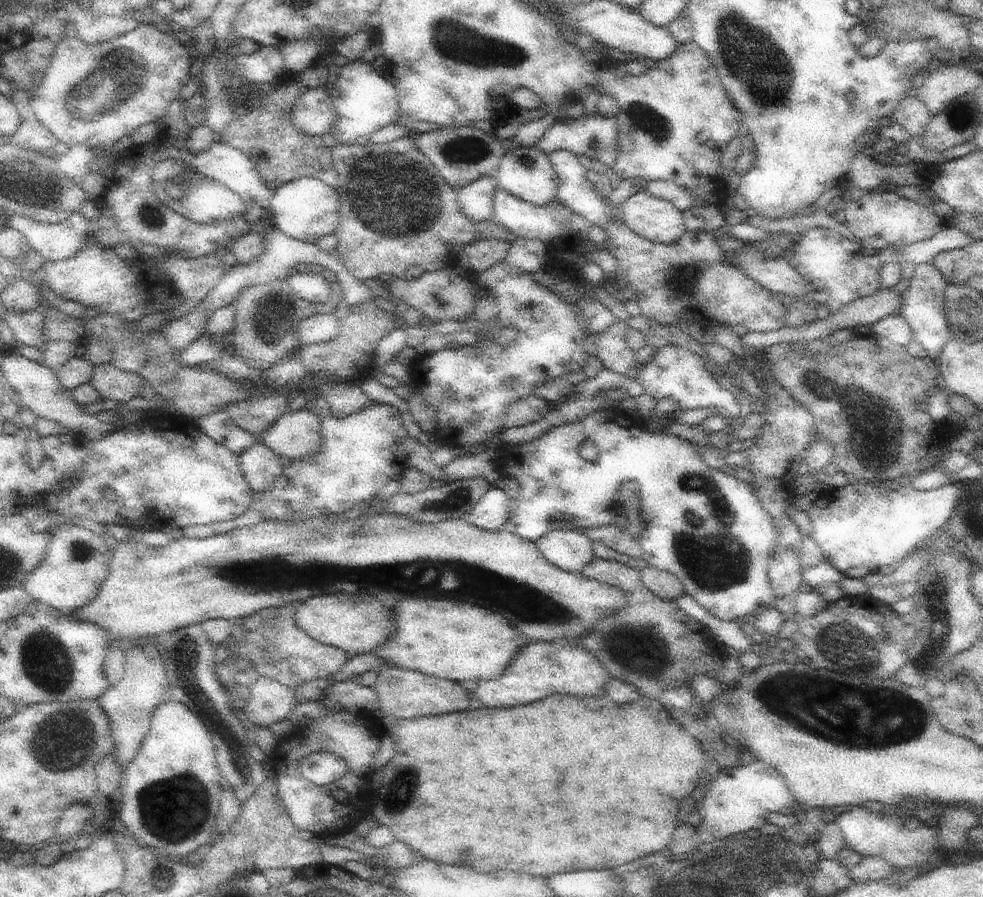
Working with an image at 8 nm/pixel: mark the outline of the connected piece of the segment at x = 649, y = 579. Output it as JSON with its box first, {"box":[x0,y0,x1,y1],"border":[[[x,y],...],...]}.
{"box":[640,566,684,601],"border":[[[646,566],[640,570],[644,586],[655,596],[665,600],[676,601],[676,598],[684,596],[684,586],[670,572],[659,570],[652,566]]]}

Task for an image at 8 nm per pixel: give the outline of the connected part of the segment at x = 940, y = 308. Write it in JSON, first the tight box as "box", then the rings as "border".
{"box":[897,262,951,362],"border":[[[932,262],[920,264],[917,267],[915,276],[912,278],[908,291],[904,293],[902,306],[897,312],[912,328],[912,332],[916,334],[916,341],[926,350],[928,358],[935,362],[951,338],[950,326],[944,306],[947,289],[948,284],[944,280],[942,272]]]}

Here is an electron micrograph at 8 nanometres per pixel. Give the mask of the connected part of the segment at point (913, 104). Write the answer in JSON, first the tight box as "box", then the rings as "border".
{"box":[889,95,932,137],"border":[[[908,95],[889,118],[914,137],[922,136],[931,124],[932,116],[918,95]]]}

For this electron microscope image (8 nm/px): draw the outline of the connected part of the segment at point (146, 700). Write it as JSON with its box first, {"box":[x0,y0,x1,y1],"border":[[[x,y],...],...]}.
{"box":[96,644,172,770],"border":[[[146,644],[144,648],[142,646],[130,648],[126,652],[126,669],[122,680],[114,686],[110,684],[108,690],[96,700],[110,720],[112,738],[116,744],[116,750],[112,750],[112,756],[118,760],[118,766],[122,770],[126,770],[128,764],[134,760],[134,756],[140,751],[144,740],[148,737],[153,715],[158,706],[171,699],[172,692],[168,676],[156,646]]]}

